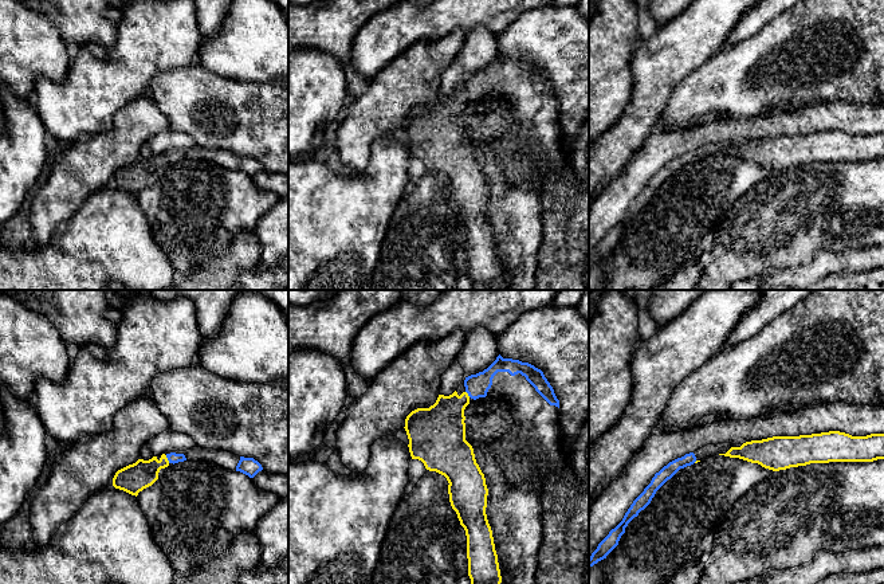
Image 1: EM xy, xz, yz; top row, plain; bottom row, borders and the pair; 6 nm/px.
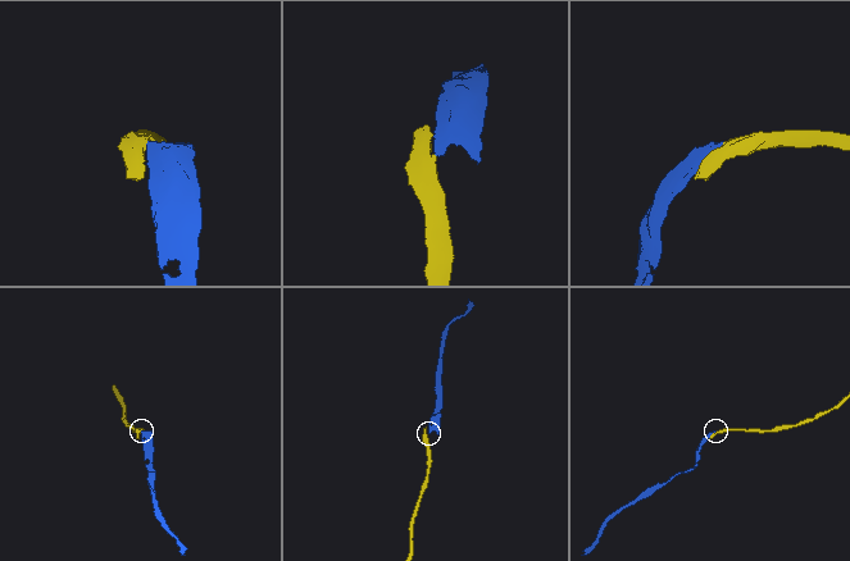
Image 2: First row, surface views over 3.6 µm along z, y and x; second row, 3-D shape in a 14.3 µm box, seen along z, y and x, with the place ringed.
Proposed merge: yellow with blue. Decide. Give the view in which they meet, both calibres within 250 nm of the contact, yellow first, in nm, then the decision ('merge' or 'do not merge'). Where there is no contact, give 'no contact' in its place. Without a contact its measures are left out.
contact in xy; calibres 170 and 70 nm; do not merge

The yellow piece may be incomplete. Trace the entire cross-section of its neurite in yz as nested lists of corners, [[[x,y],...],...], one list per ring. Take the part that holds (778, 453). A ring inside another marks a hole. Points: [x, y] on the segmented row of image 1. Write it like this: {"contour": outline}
{"contour": [[[829,431],[799,436],[773,436],[762,440],[746,442],[740,447],[731,447],[726,454],[719,455],[758,463],[773,471],[806,466],[810,463],[873,462],[884,459],[884,434],[852,436],[840,431]]]}

